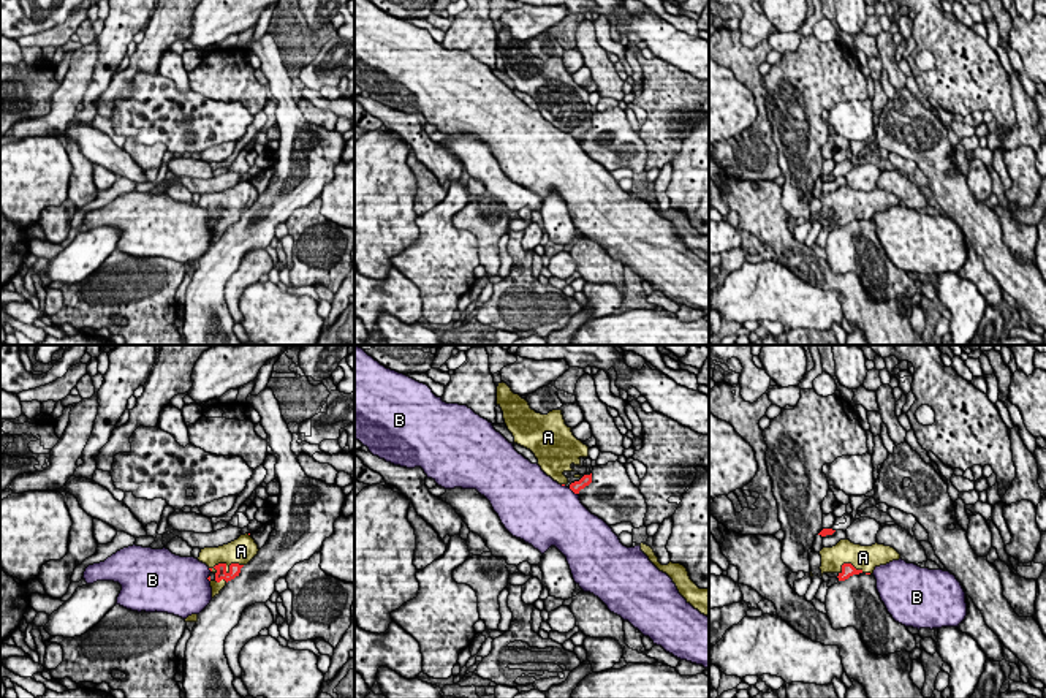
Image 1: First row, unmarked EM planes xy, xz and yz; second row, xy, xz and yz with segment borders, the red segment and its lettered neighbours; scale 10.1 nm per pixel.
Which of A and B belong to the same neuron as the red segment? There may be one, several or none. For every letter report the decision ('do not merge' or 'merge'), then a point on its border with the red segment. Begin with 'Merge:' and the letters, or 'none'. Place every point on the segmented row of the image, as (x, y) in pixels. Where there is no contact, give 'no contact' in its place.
Merge: A
A: merge; contact xy (225, 565)
B: do not merge; contact xz (573, 491)

